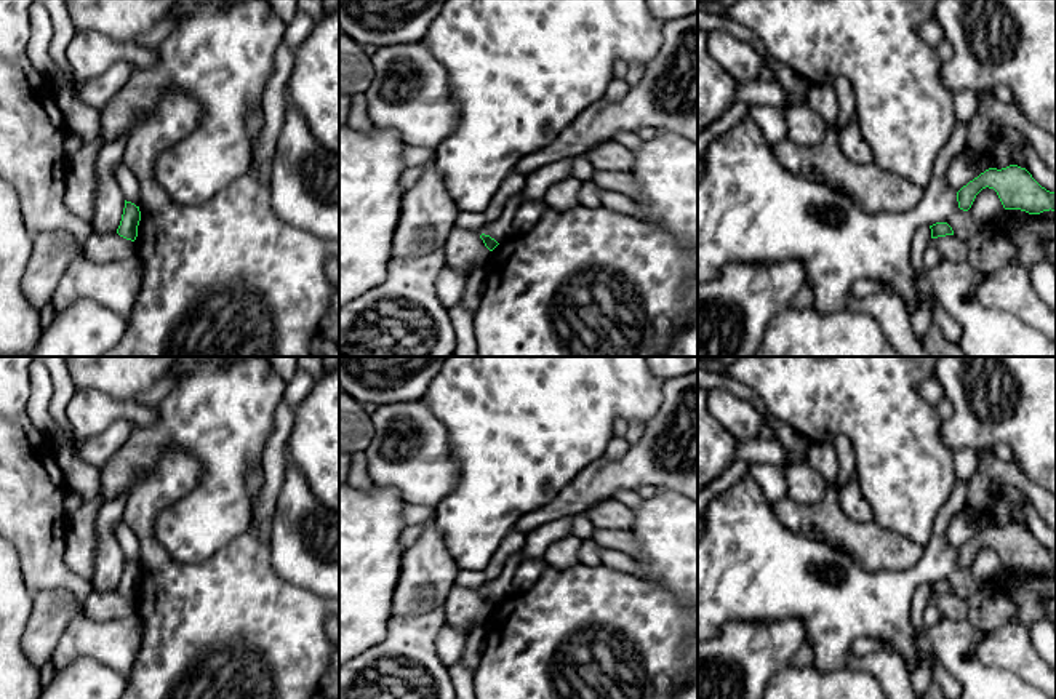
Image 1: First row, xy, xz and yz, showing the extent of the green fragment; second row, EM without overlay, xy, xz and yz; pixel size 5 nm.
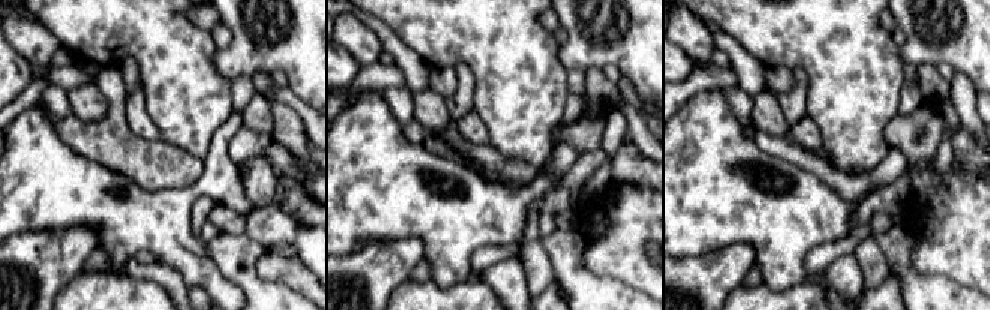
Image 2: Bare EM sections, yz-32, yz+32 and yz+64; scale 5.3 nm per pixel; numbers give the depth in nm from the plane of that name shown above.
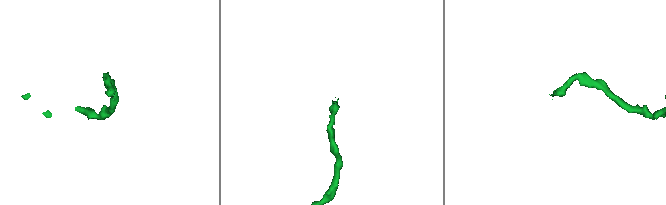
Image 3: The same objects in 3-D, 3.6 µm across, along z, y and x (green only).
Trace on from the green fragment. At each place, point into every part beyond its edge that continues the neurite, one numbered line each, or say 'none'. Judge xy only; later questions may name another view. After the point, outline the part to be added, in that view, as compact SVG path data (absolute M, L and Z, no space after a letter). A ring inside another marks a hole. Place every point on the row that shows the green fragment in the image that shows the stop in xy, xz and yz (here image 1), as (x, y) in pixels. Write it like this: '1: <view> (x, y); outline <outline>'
none

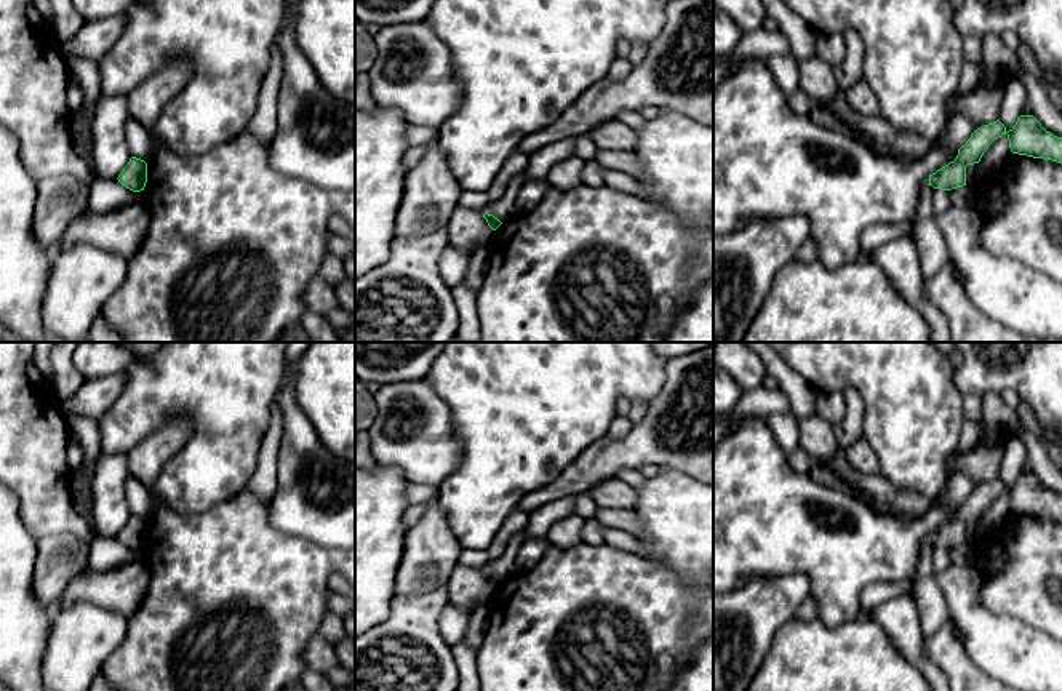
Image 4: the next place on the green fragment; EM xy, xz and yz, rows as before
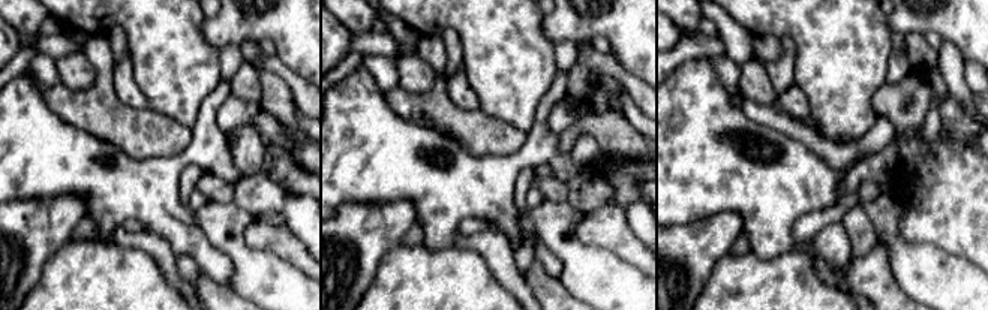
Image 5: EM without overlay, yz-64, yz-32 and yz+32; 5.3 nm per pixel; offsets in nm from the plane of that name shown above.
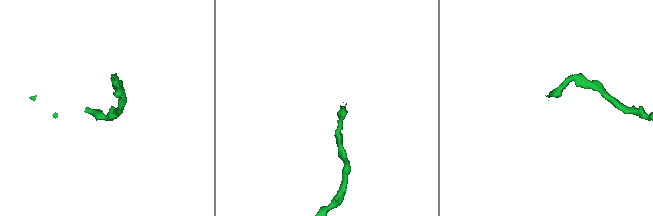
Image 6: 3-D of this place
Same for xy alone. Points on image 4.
none

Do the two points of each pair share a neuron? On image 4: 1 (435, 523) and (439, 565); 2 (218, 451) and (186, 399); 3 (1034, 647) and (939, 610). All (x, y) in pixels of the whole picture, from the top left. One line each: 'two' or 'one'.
1: one
2: one
3: two

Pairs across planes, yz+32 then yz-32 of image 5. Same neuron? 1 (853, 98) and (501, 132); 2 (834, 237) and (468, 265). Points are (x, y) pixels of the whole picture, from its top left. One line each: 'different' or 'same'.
1: different
2: different

